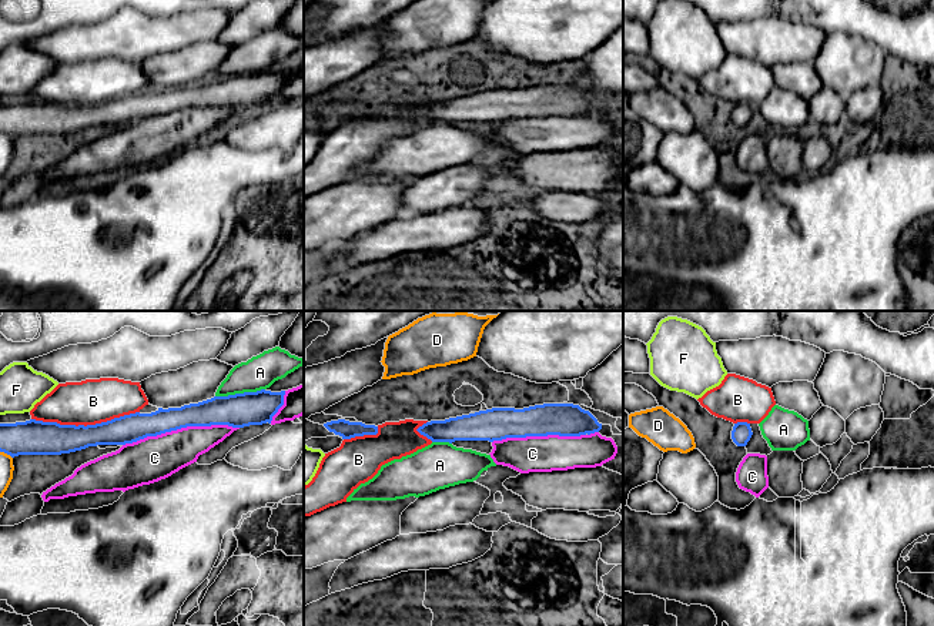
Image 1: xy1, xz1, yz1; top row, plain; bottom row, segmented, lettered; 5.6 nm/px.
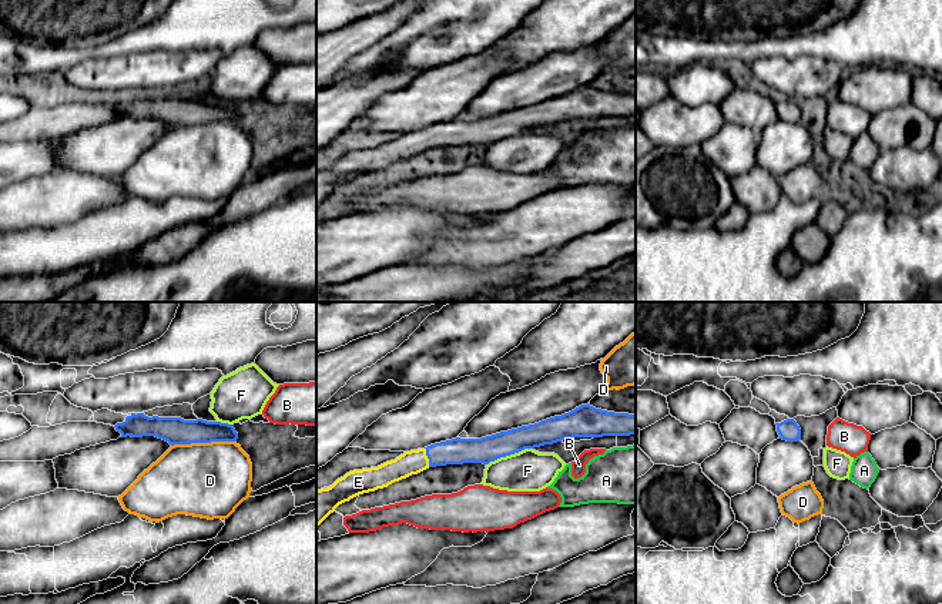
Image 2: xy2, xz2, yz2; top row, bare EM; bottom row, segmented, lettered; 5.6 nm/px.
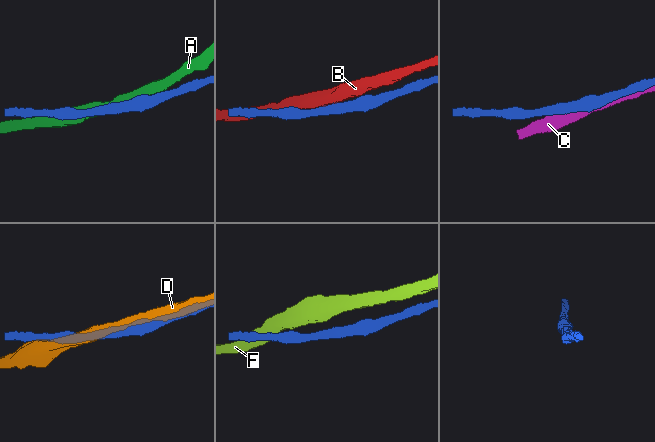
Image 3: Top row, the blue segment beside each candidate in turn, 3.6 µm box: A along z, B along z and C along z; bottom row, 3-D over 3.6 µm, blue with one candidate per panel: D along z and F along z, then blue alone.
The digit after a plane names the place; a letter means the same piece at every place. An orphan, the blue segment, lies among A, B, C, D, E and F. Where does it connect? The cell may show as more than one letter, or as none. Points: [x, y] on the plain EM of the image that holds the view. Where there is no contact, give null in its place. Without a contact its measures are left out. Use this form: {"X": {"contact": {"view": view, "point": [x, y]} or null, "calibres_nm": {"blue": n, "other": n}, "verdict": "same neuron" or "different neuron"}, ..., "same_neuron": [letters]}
{"A": {"contact": {"view": "xy1", "point": [240, 74]}, "calibres_nm": {"blue": 190, "other": 190}, "verdict": "different neuron"}, "B": {"contact": {"view": "xy1", "point": [83, 106]}, "calibres_nm": {"blue": 190, "other": 260}, "verdict": "different neuron"}, "C": {"contact": {"view": "xy1", "point": [180, 109]}, "calibres_nm": {"blue": 160, "other": 260}, "verdict": "different neuron"}, "D": {"contact": {"view": "xy2", "point": [203, 123]}, "calibres_nm": {"blue": 160, "other": 420}, "verdict": "different neuron"}, "E": {"contact": {"view": "xz2", "point": [428, 138]}, "calibres_nm": {"blue": 150, "other": 140}, "verdict": "same neuron"}, "F": {"contact": {"view": "xz2", "point": [509, 136]}, "calibres_nm": {"blue": 150, "other": 240}, "verdict": "different neuron"}, "same_neuron": ["E"]}

